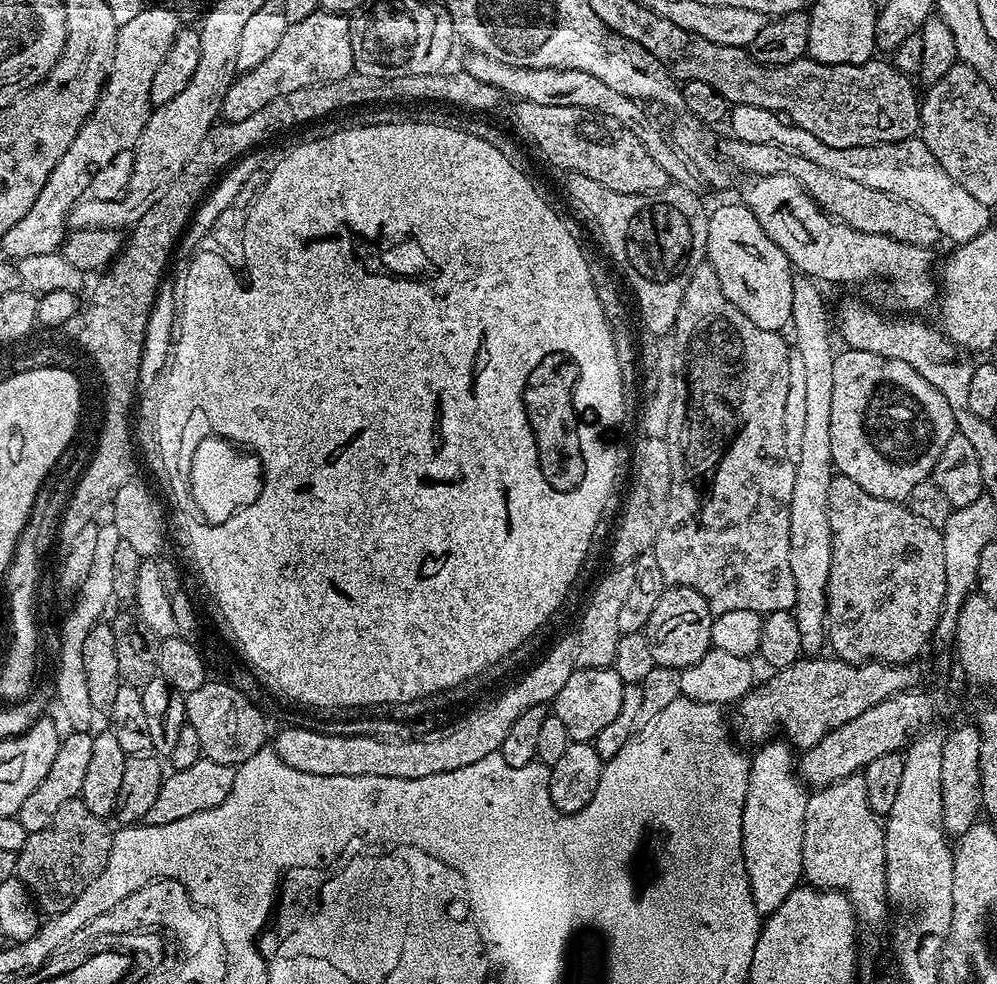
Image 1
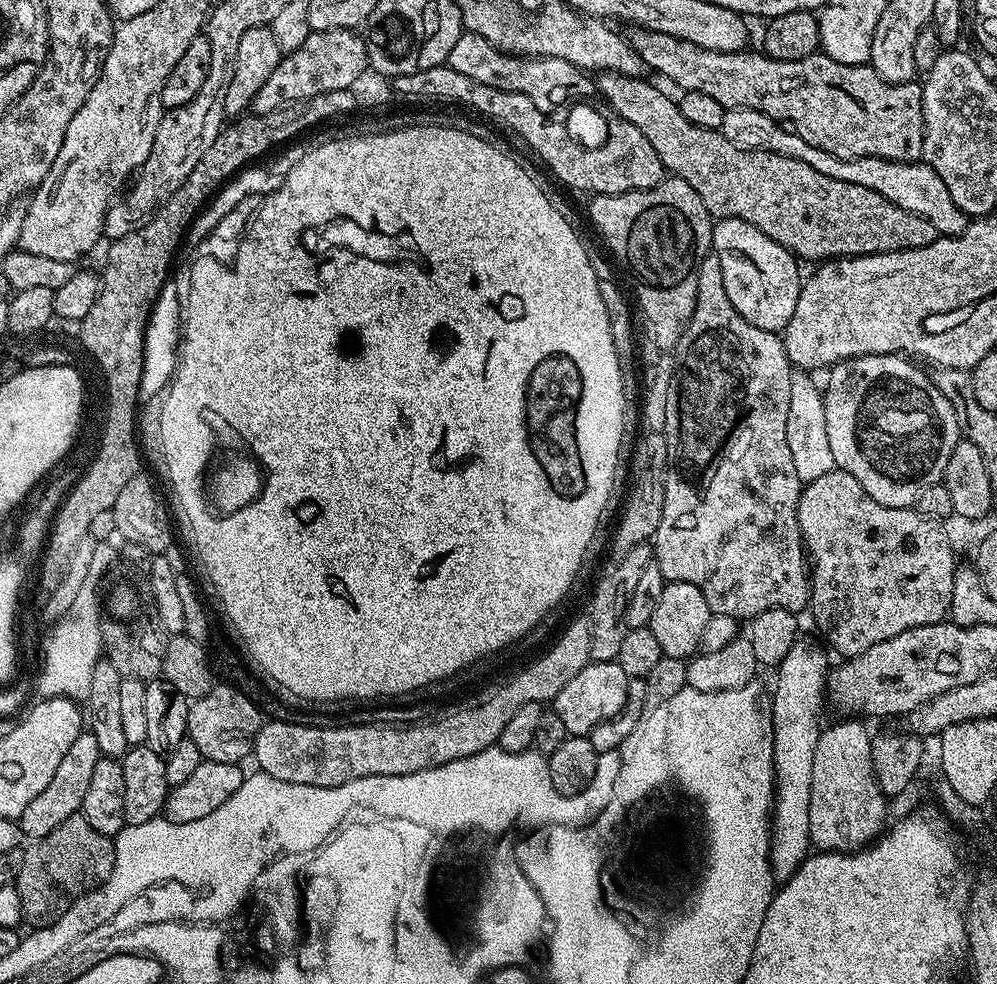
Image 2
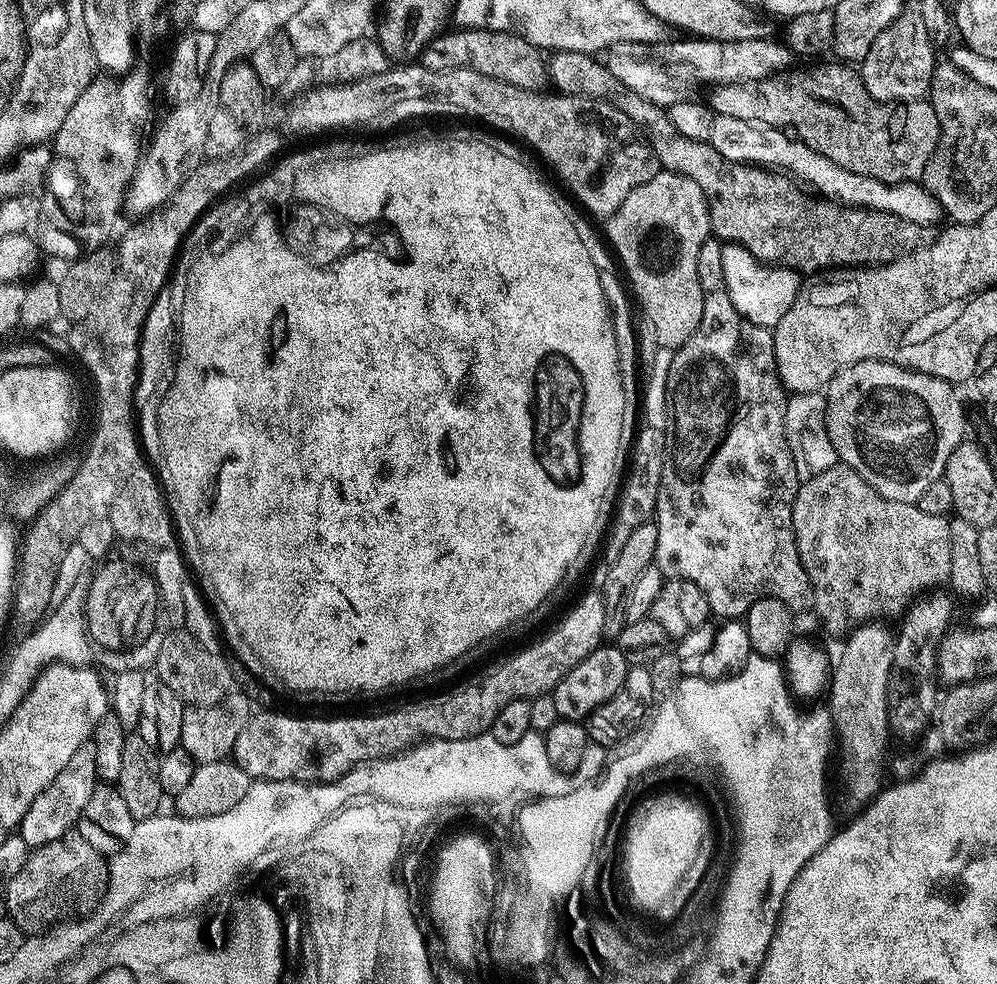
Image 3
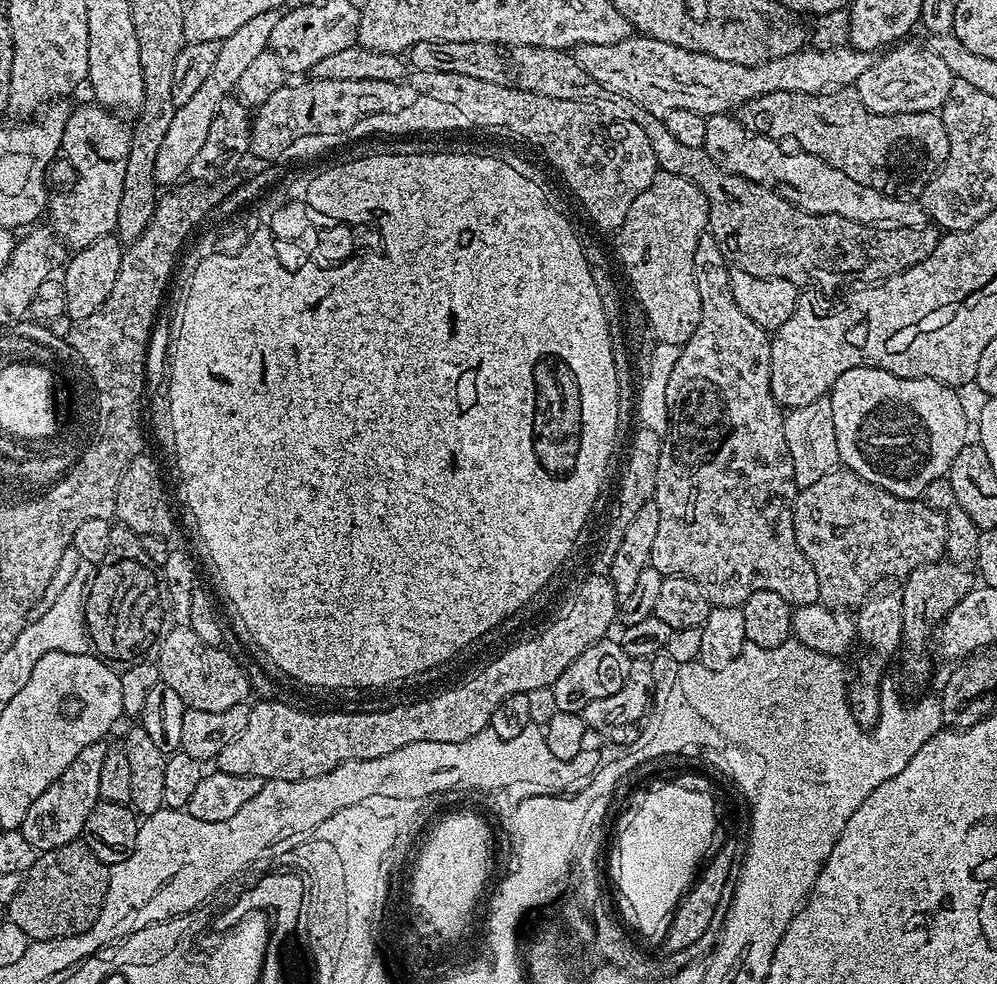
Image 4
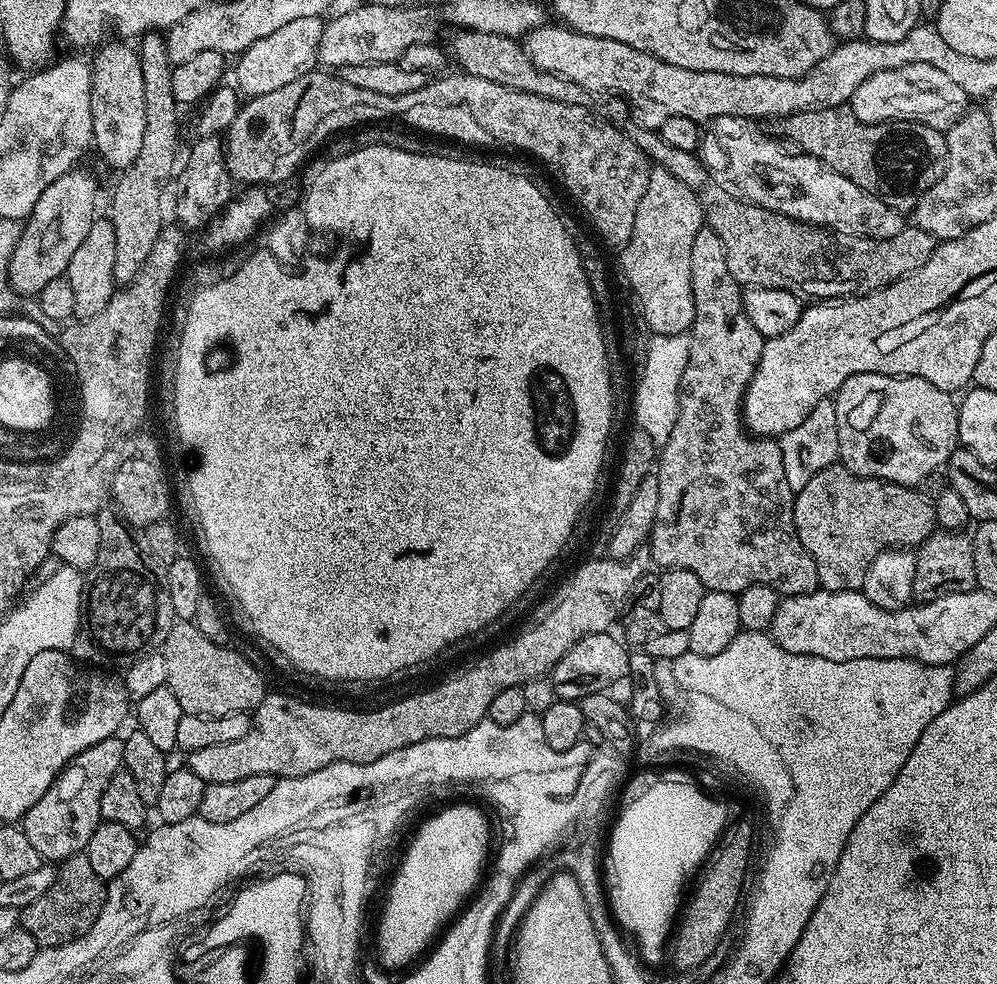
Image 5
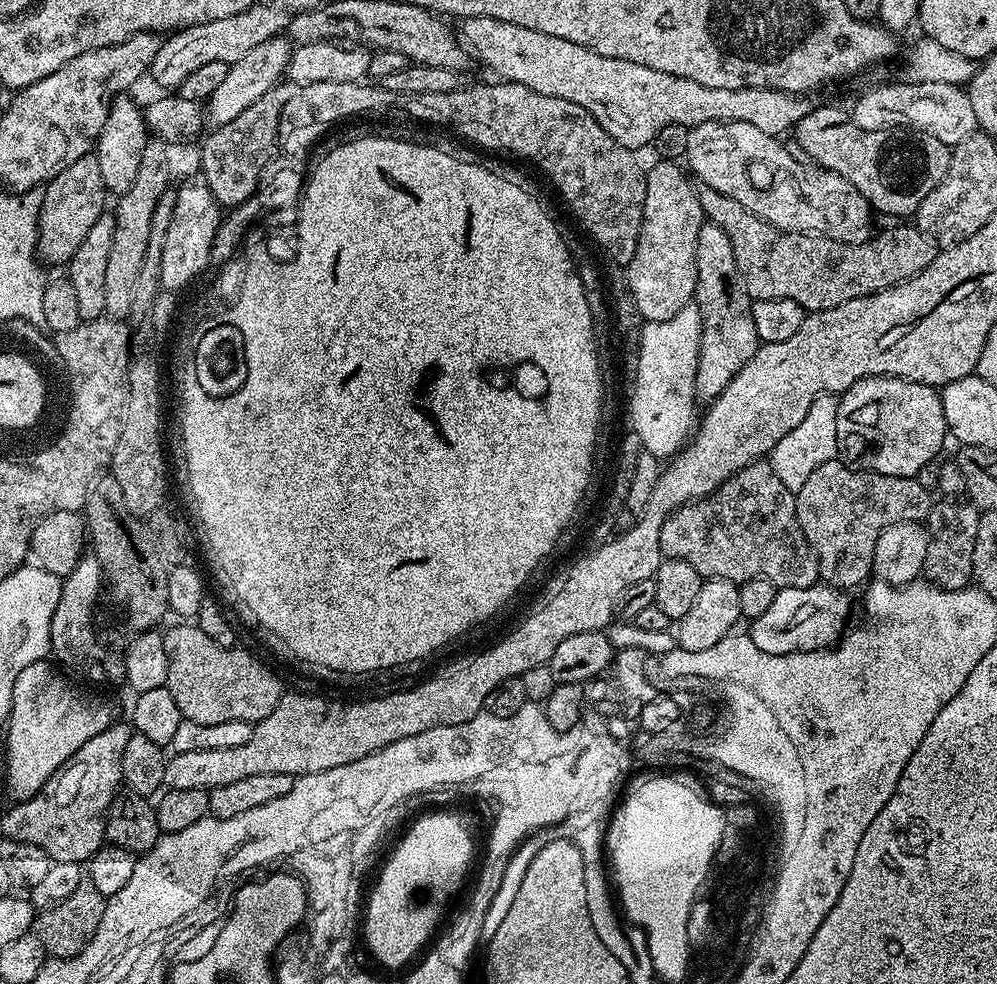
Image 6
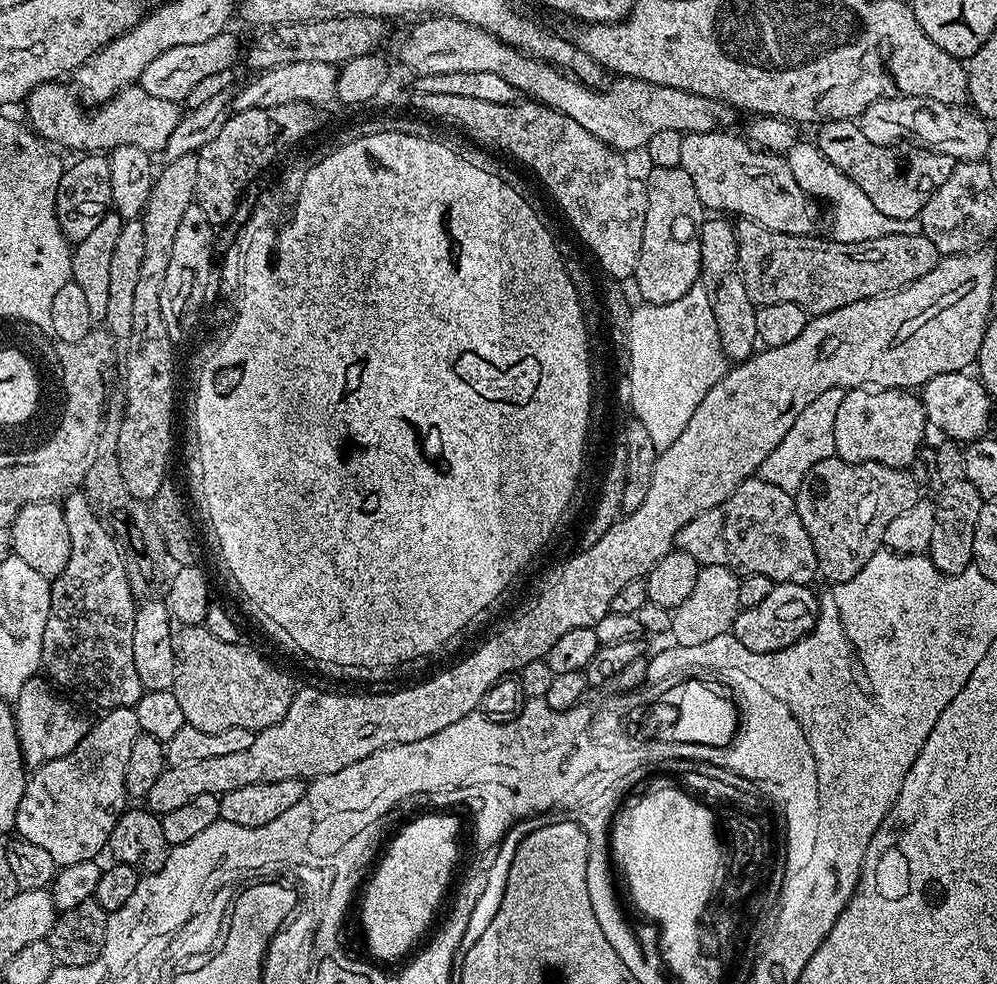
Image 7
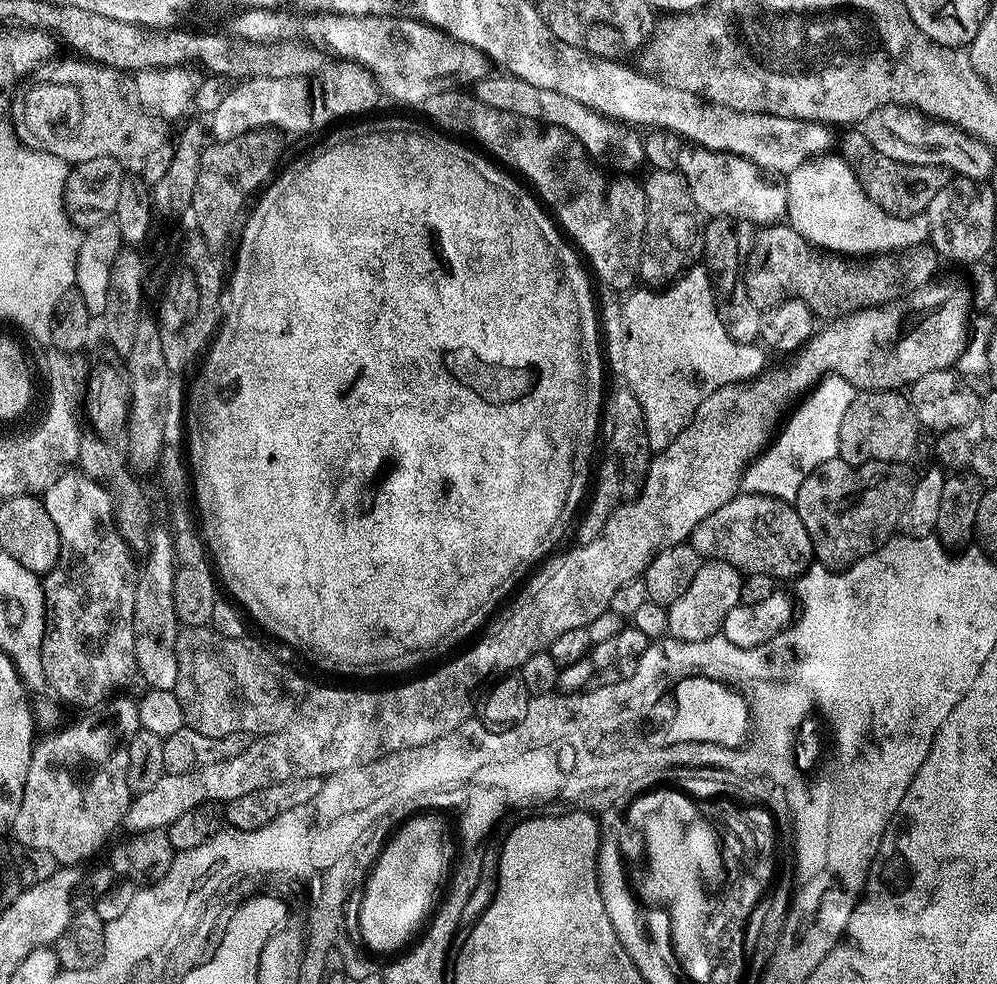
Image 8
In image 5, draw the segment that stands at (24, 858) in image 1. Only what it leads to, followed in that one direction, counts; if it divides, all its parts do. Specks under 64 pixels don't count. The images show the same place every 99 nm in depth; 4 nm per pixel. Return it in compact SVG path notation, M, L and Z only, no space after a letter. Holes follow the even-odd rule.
M86 854L70 856L57 867L54 886L50 886L42 898L30 902L30 906L19 909L19 927L26 929L40 948L53 948L74 942L104 916L107 893L108 884L98 878L98 874L94 874L90 858Z

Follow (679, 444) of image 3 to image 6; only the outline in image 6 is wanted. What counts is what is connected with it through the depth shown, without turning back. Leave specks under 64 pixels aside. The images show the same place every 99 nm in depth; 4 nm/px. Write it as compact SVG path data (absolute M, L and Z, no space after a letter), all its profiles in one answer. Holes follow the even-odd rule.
M705 222L702 230L698 230L694 303L704 323L696 371L696 399L711 402L726 390L726 386L730 386L734 374L754 358L762 343L758 330L754 330L752 300L740 281L730 238L726 238L726 230L722 230L722 226L711 222ZM771 463L747 464L738 470L718 490L701 500L683 504L675 512L668 513L662 522L660 551L669 560L690 562L694 570L705 580L726 578L736 584L745 584L750 578L767 578L776 589L805 588L820 580L820 567L812 546L802 534L796 517L796 498L793 492L782 486L782 478L774 474Z

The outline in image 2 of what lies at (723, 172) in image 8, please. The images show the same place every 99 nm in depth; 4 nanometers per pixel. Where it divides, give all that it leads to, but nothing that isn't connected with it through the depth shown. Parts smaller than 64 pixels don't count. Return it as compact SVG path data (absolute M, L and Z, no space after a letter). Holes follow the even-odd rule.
M749 108L727 109L718 131L742 150L773 152L798 158L806 162L806 166L814 166L818 174L830 174L830 178L838 178L838 182L854 182L854 186L866 186L866 190L874 190L882 194L882 198L902 206L902 210L910 210L929 220L940 236L962 234L970 223L970 217L962 210L958 210L954 198L950 198L950 190L946 190L946 182L938 178L938 174L929 164L911 160L887 160L873 156L863 156L853 160L834 158L834 154L826 154L826 150L818 150L810 146L810 142L797 136L795 131L789 130L783 123L771 120L766 114Z

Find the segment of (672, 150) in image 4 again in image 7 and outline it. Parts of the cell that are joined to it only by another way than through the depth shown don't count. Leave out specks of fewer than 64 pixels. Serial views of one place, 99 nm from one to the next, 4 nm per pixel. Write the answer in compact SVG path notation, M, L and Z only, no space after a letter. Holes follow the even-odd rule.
M743 218L737 219L734 227L746 298L757 306L794 302L812 316L821 316L842 306L905 288L910 282L922 278L922 274L930 274L942 259L934 242L920 232L886 234L866 242L843 244L831 238L823 240L820 234L795 236L775 232Z

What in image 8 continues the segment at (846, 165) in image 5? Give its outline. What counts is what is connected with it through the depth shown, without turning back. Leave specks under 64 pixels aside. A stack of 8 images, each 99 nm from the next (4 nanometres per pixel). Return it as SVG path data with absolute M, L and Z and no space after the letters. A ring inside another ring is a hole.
M848 130L844 141L839 141L838 148L842 159L852 167L852 170L862 190L874 201L883 212L891 216L918 216L927 213L930 202L946 186L950 179L949 169L938 164L907 164L902 158L896 160L888 156L887 151L874 150L872 143L864 137L863 131ZM844 151L844 152L843 152Z

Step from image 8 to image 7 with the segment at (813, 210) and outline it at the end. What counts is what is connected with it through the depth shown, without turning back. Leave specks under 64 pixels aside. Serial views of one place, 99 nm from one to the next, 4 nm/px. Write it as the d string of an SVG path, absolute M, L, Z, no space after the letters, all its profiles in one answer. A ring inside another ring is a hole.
M797 142L787 152L786 159L790 166L790 174L794 174L794 182L798 182L798 186L802 186L806 195L817 201L825 200L828 203L828 212L832 215L831 239L849 244L850 242L866 242L870 238L882 238L886 234L920 232L919 219L886 218L886 214L882 214L882 210L878 210L878 206L874 206L874 202L870 202L870 198L866 198L866 194L862 194L862 190L858 190L858 186L854 186L854 182L850 178L846 178L846 174L842 174L842 170L838 170L838 166L831 164L820 153L820 149L816 147L815 143Z

